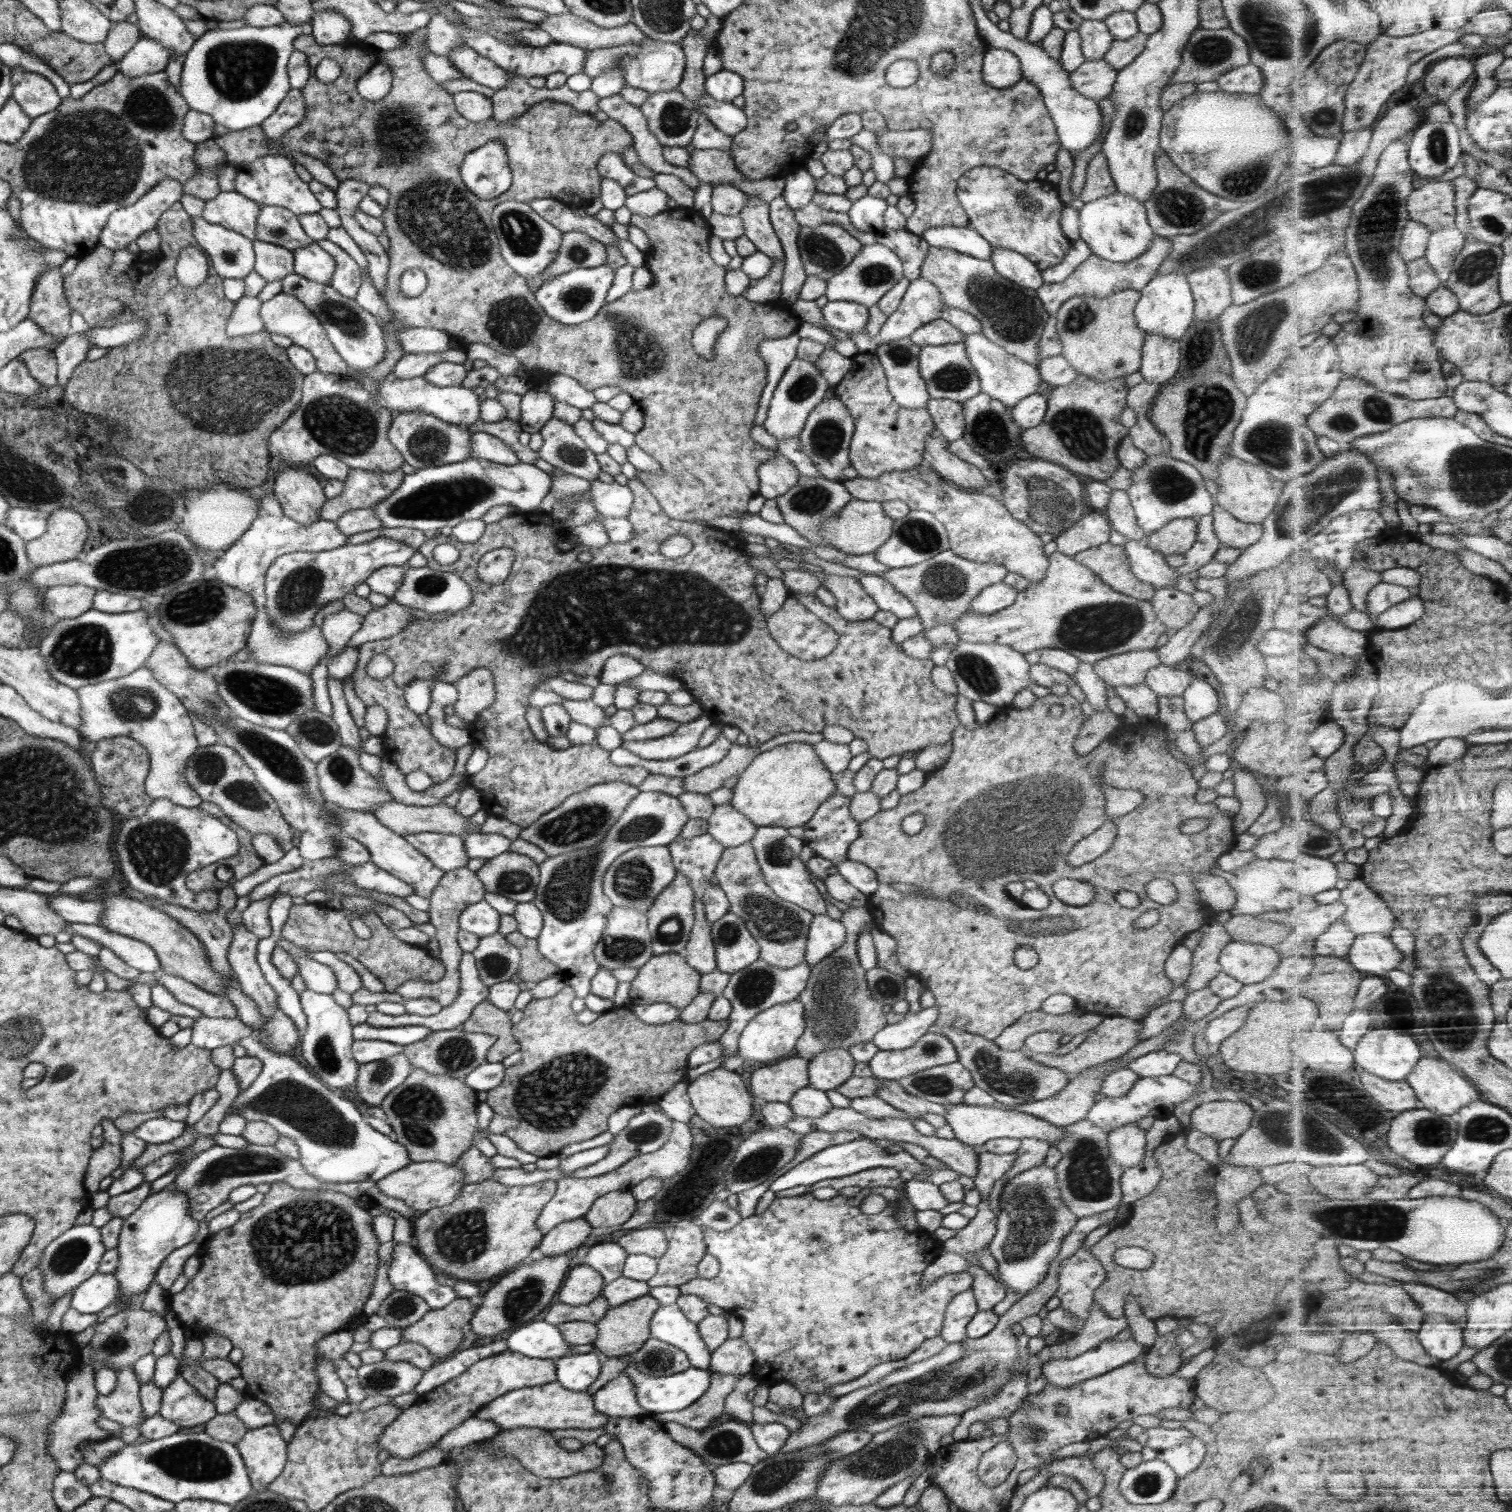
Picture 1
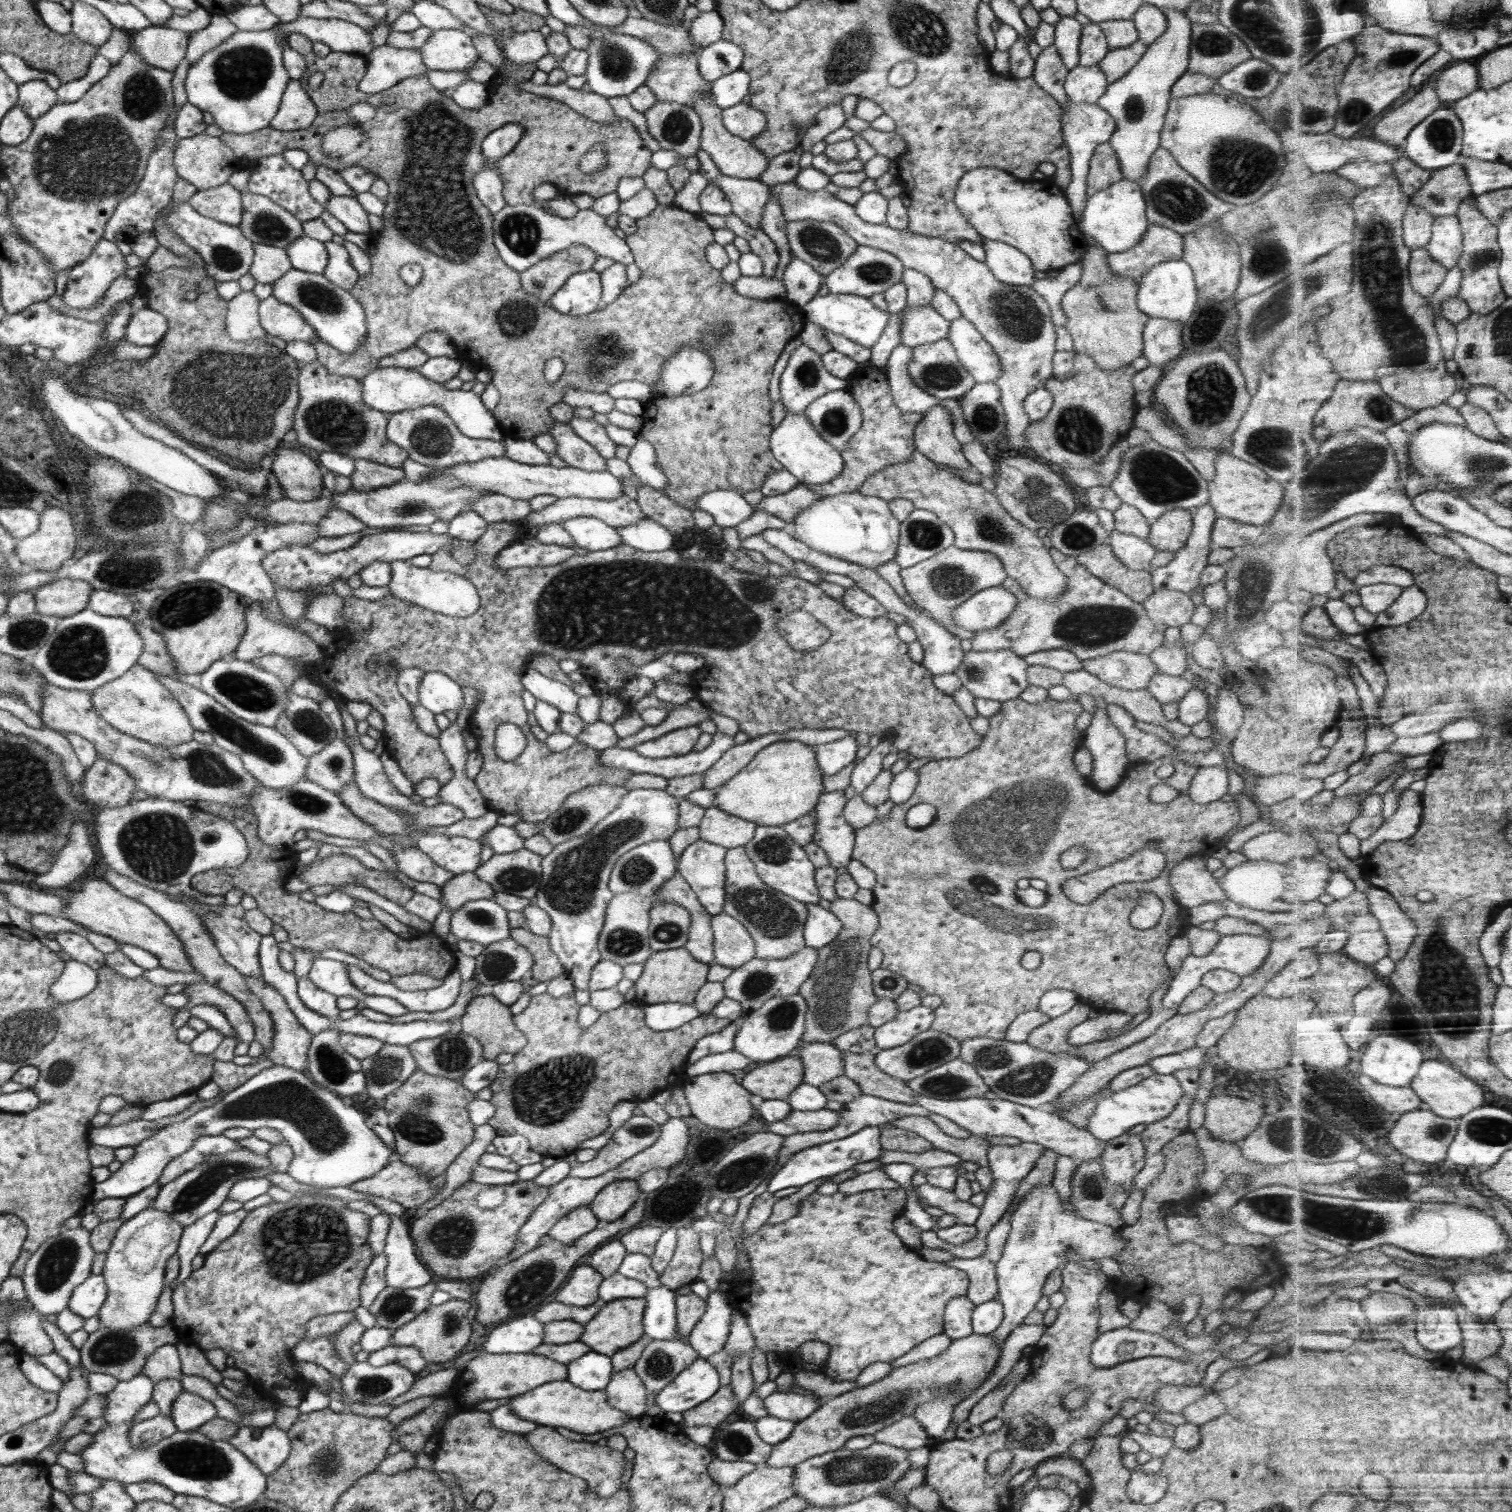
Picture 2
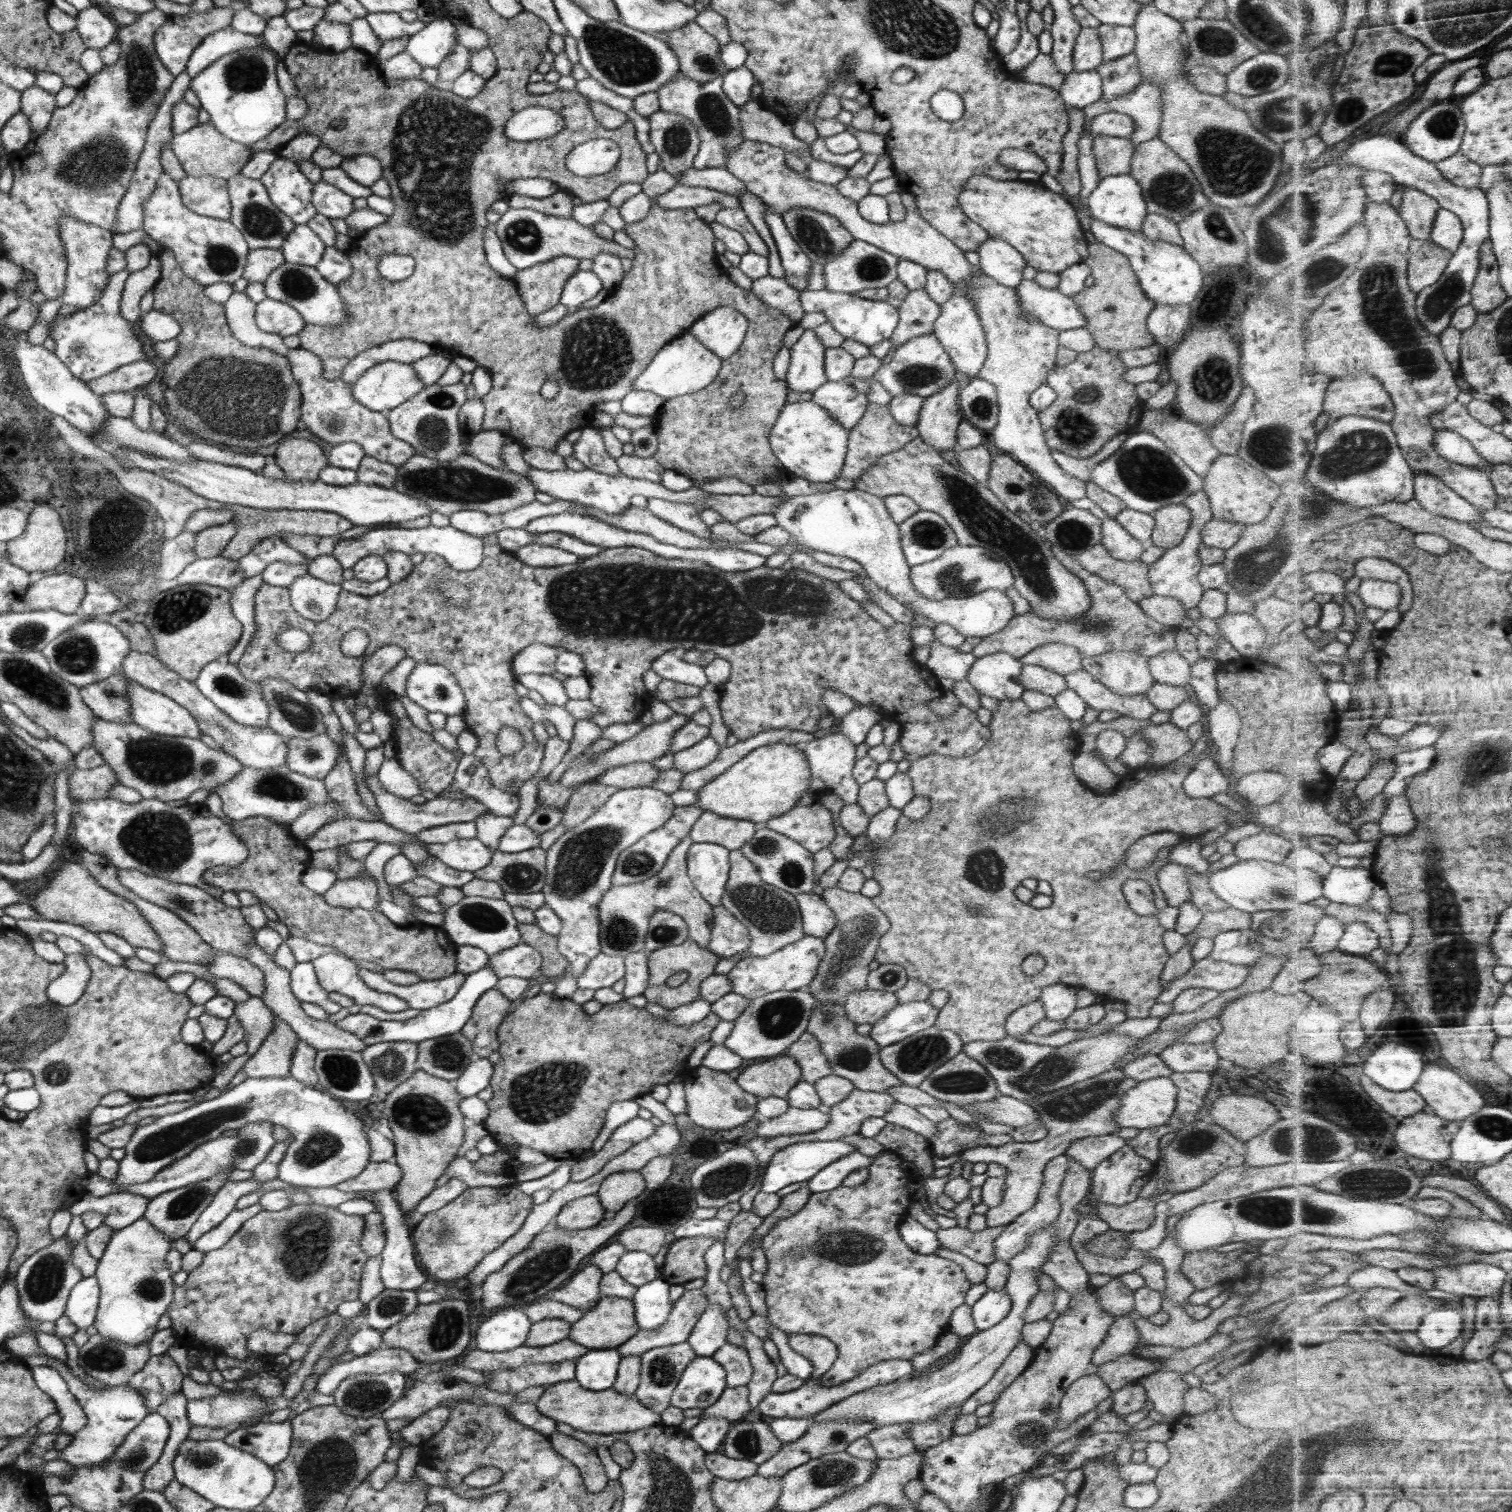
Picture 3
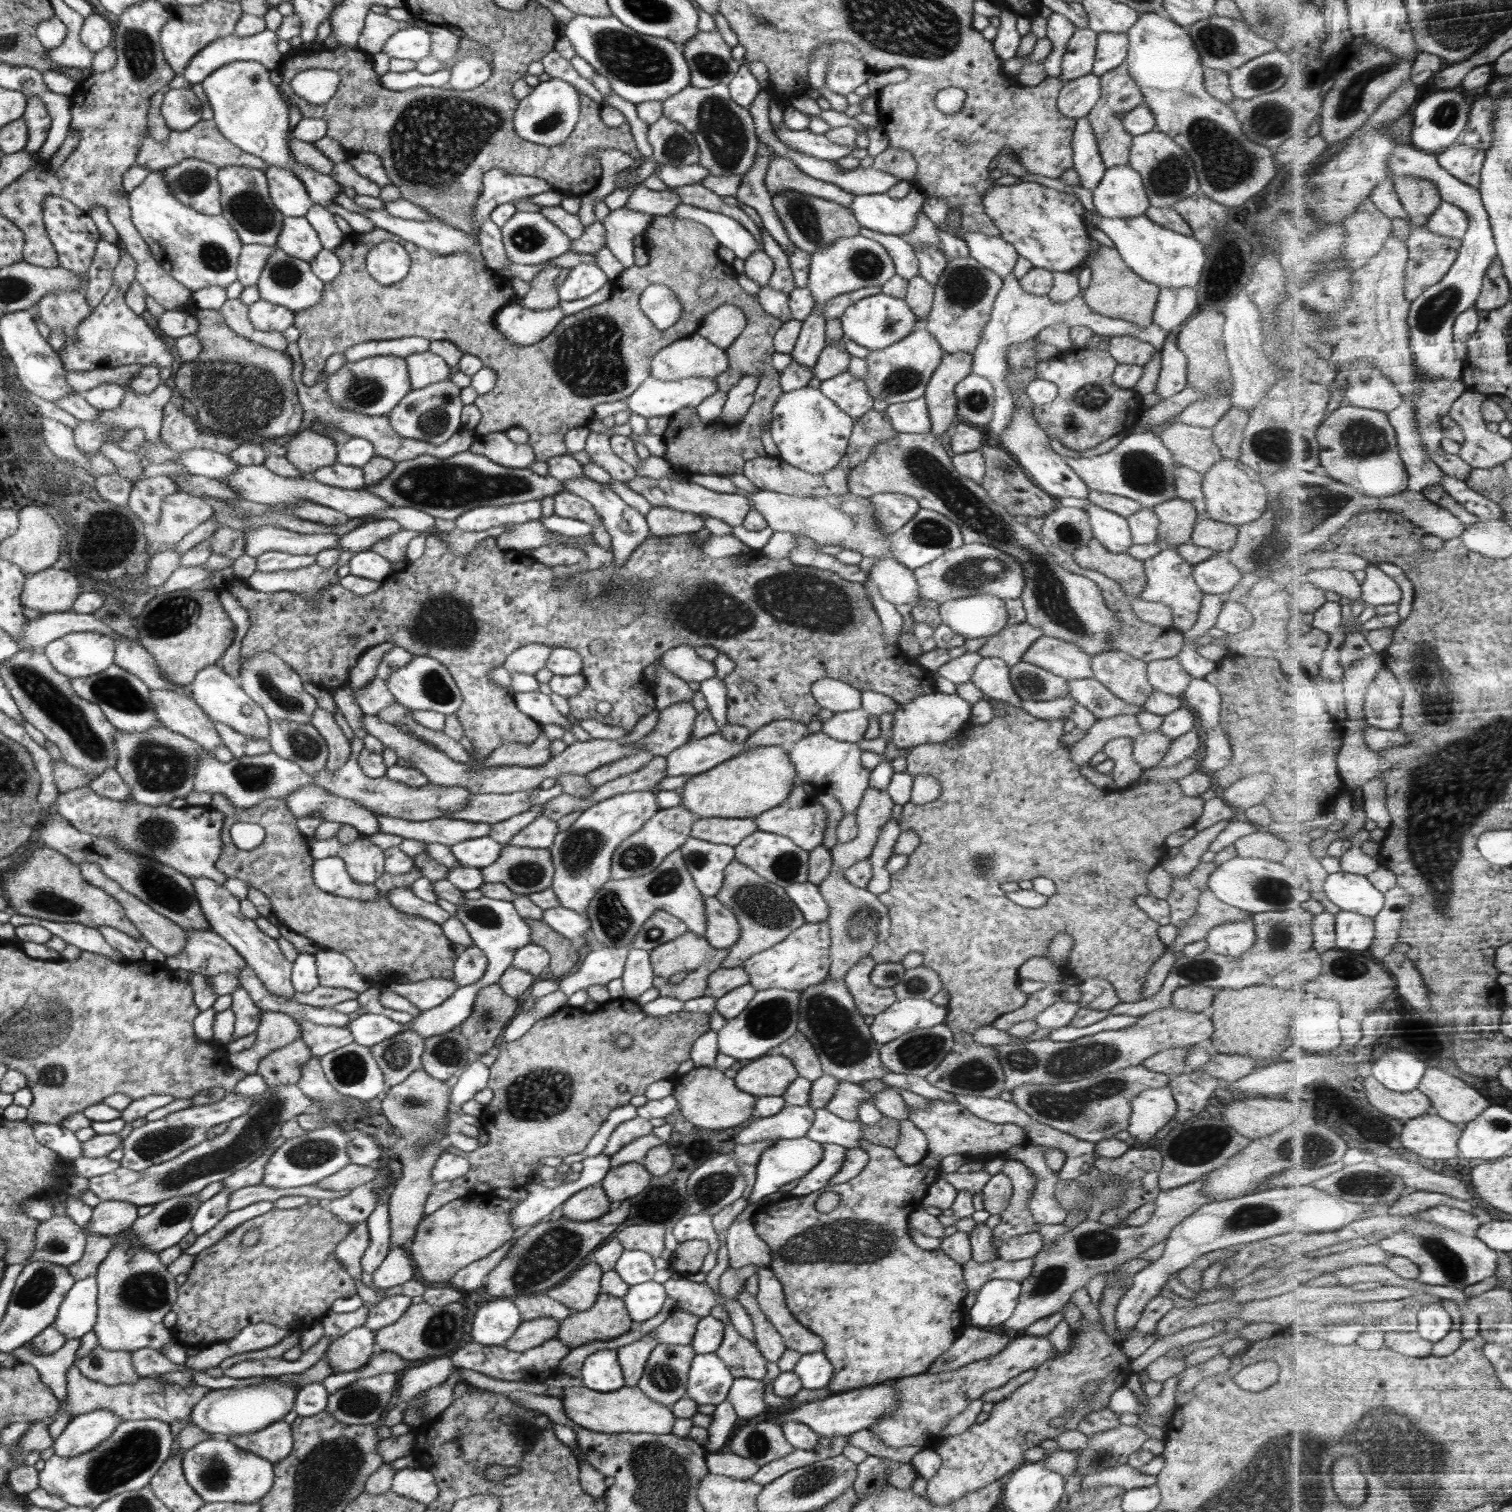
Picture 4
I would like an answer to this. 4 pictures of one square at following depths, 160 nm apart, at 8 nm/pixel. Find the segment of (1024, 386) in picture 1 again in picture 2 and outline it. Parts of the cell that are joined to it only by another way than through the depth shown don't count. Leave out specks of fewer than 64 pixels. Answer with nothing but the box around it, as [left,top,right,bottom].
[947,315,1000,383]

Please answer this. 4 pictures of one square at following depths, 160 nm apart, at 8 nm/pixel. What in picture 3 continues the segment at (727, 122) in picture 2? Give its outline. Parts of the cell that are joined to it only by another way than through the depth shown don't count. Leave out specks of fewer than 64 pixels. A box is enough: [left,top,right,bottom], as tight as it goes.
[739,99,812,162]

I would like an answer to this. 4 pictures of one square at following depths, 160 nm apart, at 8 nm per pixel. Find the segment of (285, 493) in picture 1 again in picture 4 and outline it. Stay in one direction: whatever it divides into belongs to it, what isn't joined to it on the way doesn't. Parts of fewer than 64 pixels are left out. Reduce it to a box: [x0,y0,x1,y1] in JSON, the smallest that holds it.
[285,430,337,475]

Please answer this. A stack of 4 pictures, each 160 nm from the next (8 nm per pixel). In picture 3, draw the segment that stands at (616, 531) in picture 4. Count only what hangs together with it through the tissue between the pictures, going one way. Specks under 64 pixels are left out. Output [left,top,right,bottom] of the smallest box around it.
[524,468,705,516]

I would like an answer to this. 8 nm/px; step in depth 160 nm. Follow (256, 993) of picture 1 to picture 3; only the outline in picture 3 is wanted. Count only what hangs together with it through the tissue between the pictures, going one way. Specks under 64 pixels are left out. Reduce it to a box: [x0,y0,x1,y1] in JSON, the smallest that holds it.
[118,868,255,958]

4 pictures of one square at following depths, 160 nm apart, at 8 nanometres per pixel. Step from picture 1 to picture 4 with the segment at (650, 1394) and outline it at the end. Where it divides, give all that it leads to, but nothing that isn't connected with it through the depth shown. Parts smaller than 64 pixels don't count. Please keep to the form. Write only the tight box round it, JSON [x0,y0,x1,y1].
[686,1353,734,1405]

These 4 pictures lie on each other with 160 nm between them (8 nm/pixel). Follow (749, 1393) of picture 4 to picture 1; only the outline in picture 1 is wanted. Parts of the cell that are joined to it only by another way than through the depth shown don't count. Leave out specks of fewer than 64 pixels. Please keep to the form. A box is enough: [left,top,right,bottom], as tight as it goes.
[650,1373,739,1430]

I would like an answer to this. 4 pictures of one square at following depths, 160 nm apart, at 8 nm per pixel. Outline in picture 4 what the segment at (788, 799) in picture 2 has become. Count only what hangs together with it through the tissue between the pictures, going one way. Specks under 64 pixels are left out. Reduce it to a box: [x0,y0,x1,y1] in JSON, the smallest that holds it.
[681,746,797,818]

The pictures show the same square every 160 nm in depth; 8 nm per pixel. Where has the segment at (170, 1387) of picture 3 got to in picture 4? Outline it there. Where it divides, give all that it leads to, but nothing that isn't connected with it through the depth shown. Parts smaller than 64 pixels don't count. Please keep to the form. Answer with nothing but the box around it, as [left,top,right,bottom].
[60,1364,210,1424]

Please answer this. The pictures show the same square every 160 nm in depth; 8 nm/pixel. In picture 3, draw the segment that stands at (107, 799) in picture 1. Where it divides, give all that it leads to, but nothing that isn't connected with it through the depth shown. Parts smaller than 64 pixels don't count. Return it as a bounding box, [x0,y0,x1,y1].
[68,765,116,801]

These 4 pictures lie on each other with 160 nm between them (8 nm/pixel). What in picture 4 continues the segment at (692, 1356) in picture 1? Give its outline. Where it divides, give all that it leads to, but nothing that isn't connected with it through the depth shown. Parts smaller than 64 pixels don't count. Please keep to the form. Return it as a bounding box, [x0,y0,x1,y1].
[623,1280,666,1323]

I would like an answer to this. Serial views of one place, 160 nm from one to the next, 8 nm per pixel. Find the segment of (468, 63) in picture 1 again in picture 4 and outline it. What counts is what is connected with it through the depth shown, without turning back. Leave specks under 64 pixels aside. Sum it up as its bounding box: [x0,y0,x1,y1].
[381,26,431,62]

